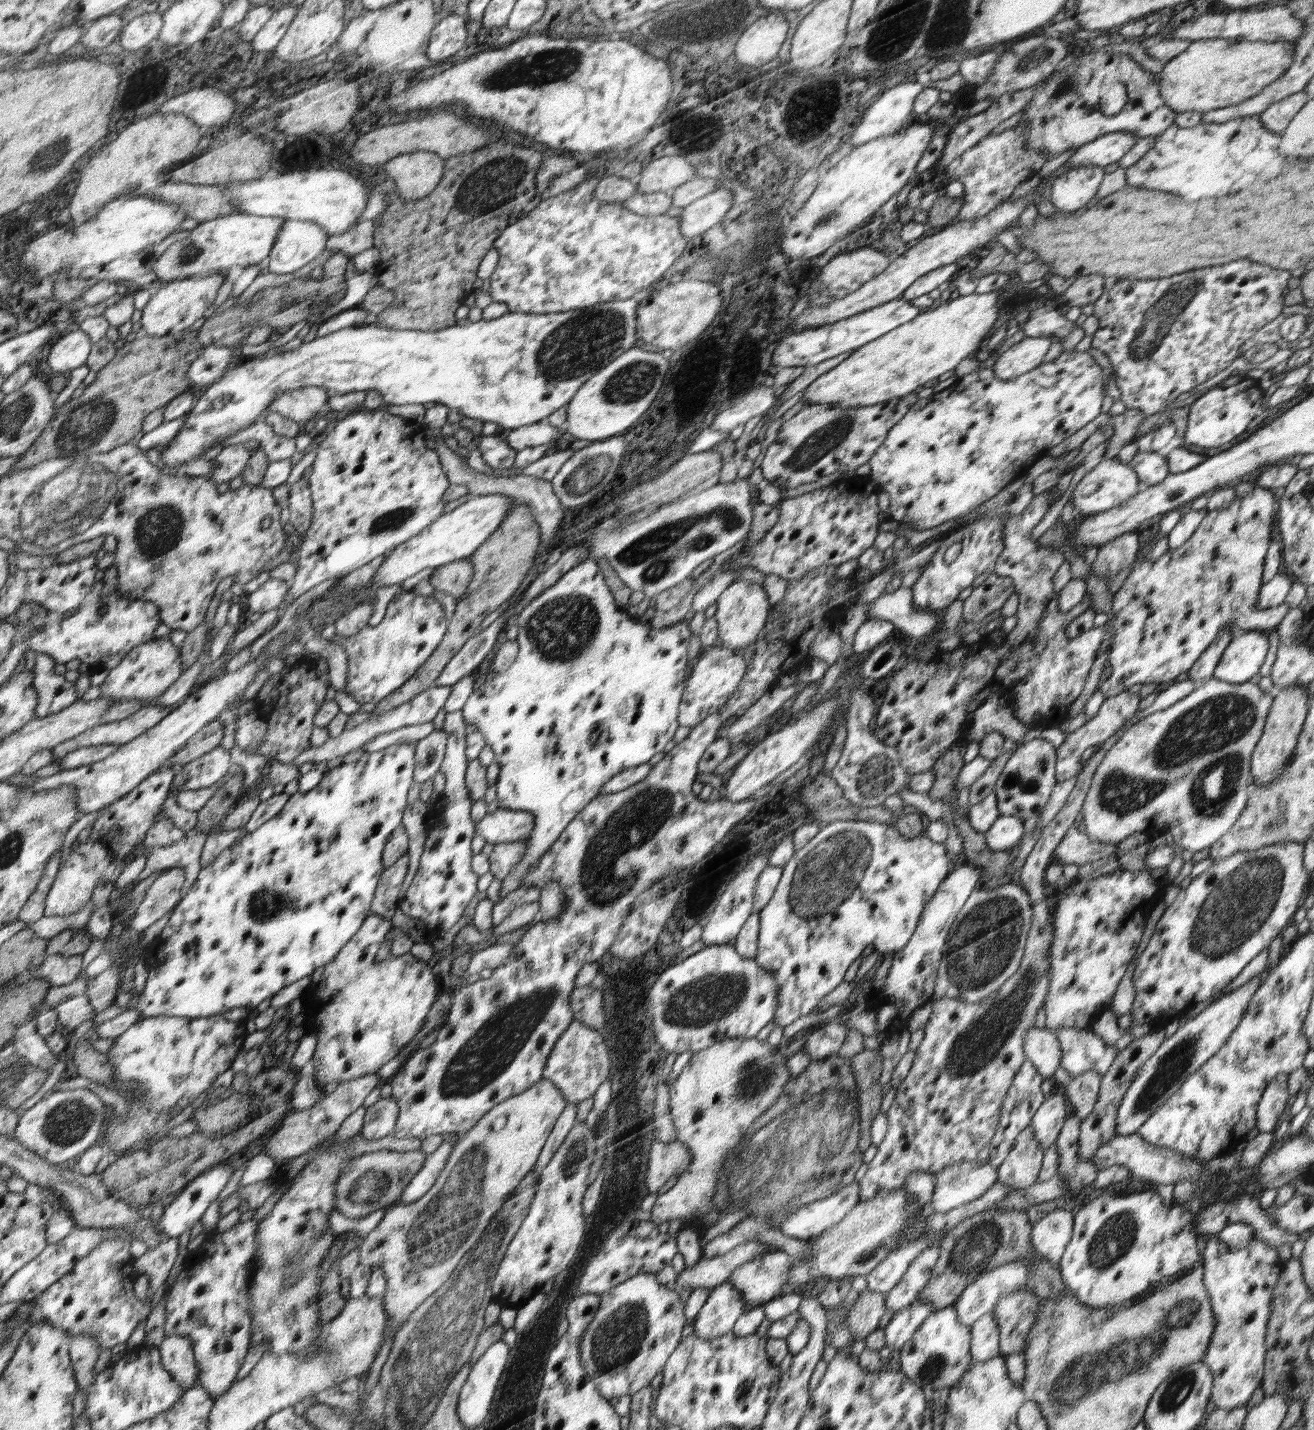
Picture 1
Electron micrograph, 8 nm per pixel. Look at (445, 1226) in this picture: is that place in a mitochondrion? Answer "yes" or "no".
yes

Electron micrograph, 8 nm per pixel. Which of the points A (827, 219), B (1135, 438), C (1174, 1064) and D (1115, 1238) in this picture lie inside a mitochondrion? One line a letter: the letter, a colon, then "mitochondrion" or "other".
A: mitochondrion
B: other
C: mitochondrion
D: mitochondrion

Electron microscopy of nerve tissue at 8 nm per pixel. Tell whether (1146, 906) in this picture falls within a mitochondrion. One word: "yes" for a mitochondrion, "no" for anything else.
no

